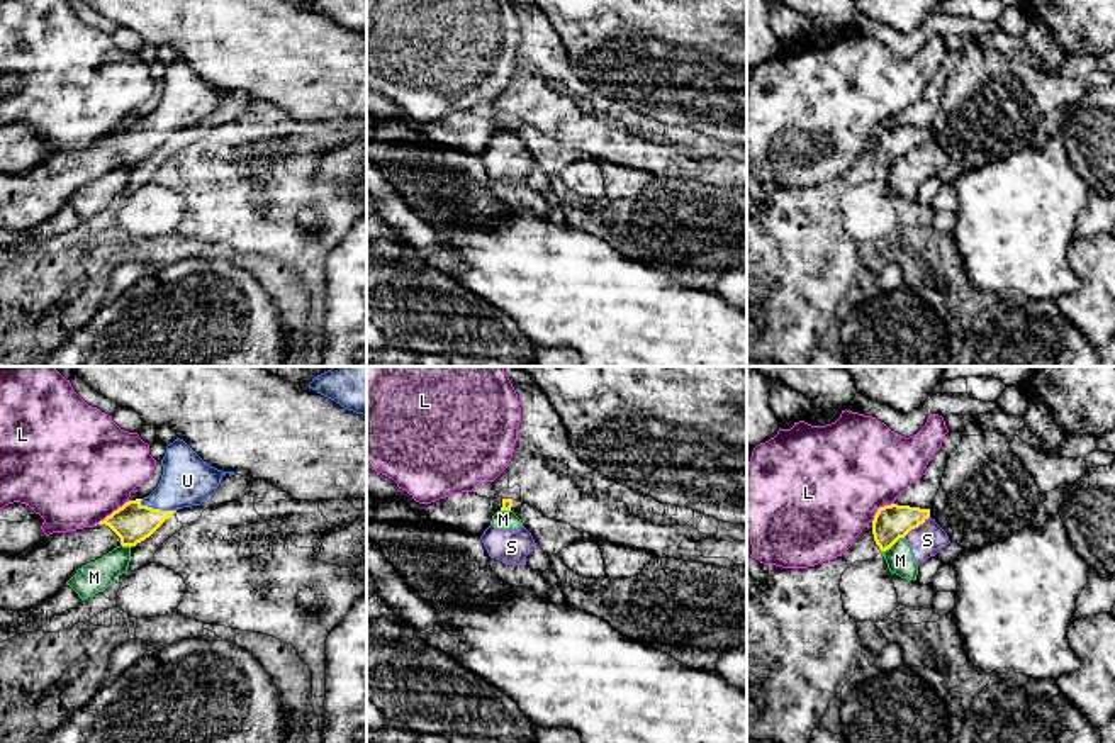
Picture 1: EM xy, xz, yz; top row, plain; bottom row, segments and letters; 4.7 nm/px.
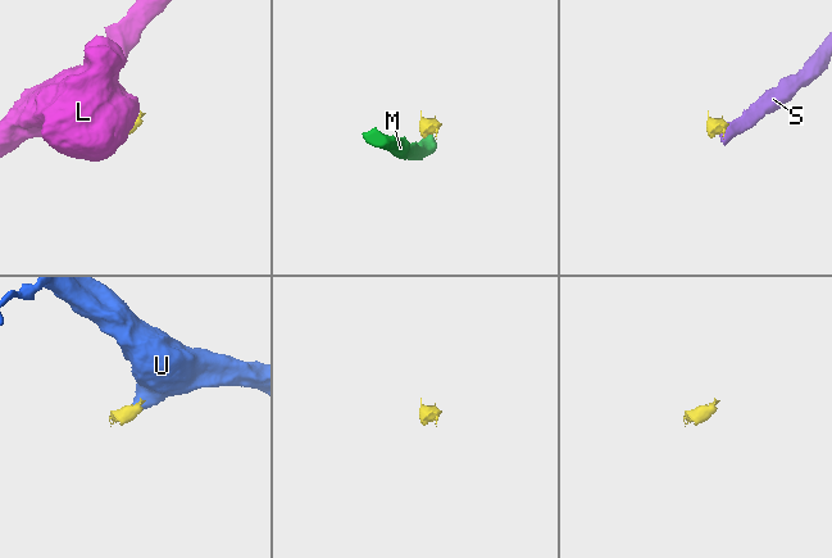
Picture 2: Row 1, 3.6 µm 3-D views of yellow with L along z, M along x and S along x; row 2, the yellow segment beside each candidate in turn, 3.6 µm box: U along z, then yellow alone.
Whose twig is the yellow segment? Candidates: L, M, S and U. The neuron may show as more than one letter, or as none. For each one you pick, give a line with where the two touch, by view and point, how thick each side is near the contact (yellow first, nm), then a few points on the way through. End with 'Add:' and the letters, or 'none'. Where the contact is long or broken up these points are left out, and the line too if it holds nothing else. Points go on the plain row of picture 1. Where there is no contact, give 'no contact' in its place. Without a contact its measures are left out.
U: meets yellow in xy at (158, 129); 190 nm thick on the yellow side, 240 nm on the other; runs through xy (133, 143), (158, 129), (187, 100)
Add: U

